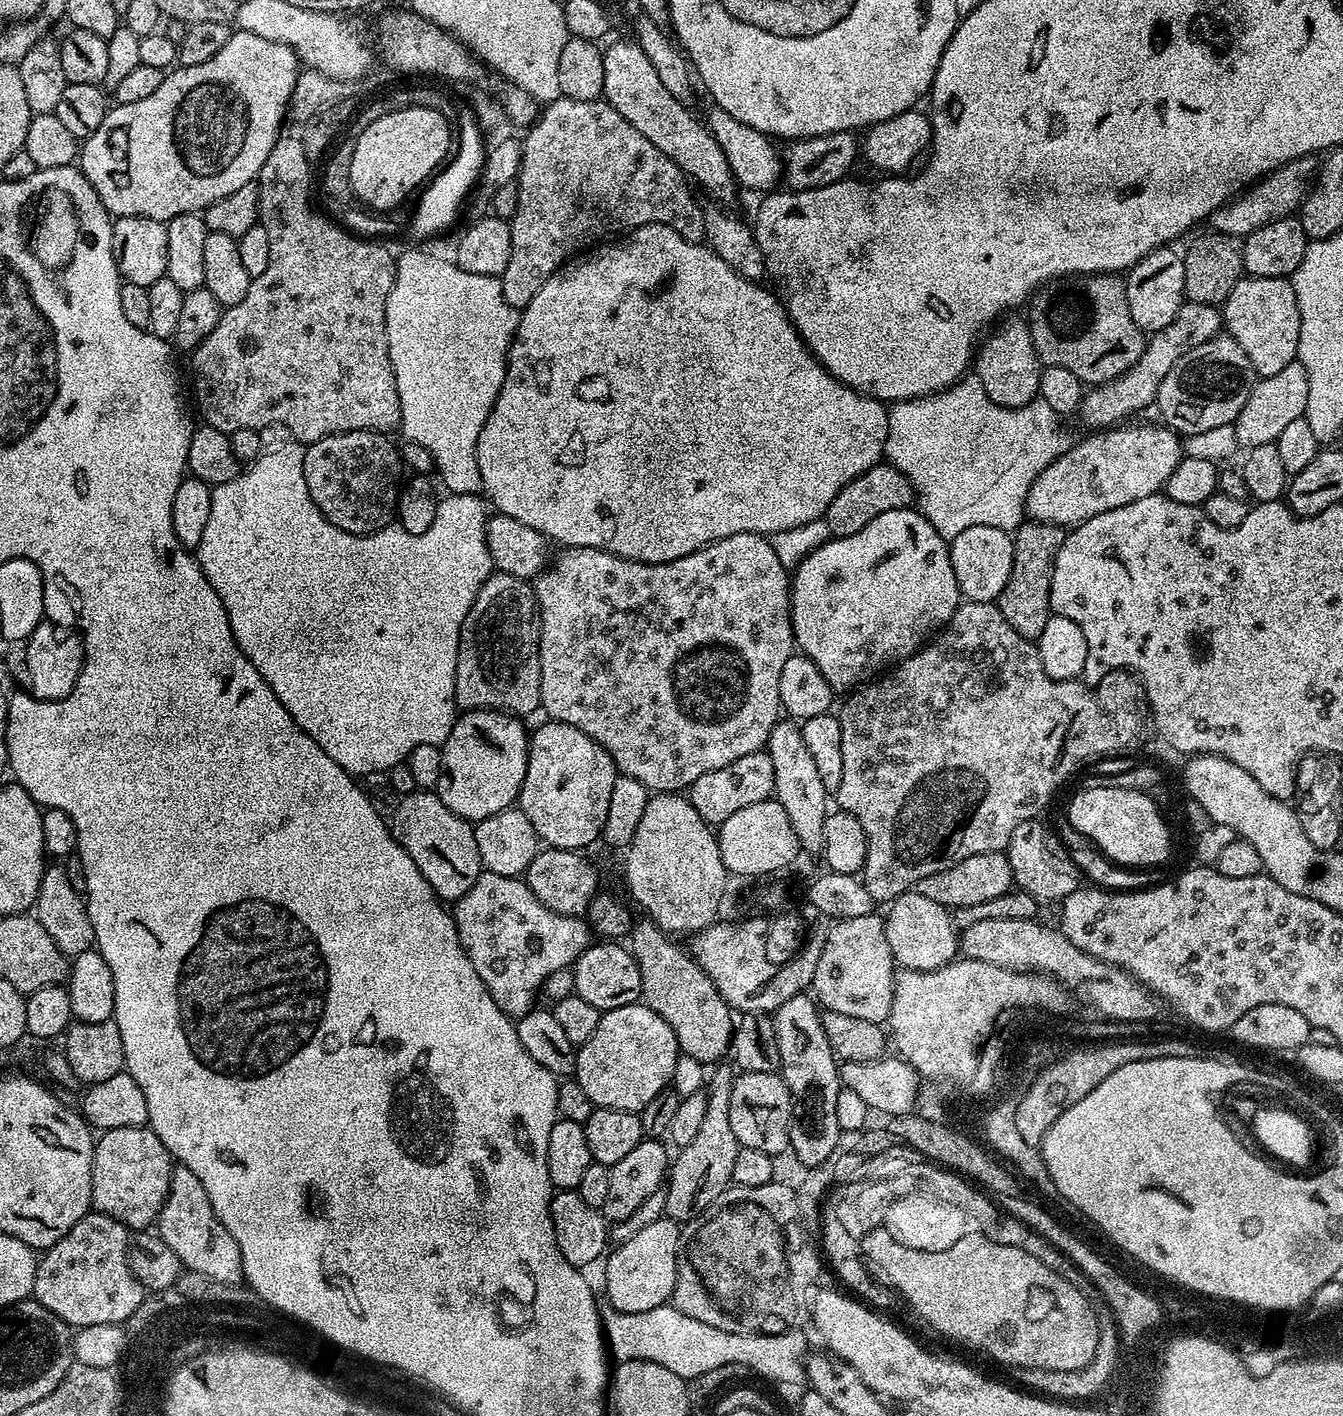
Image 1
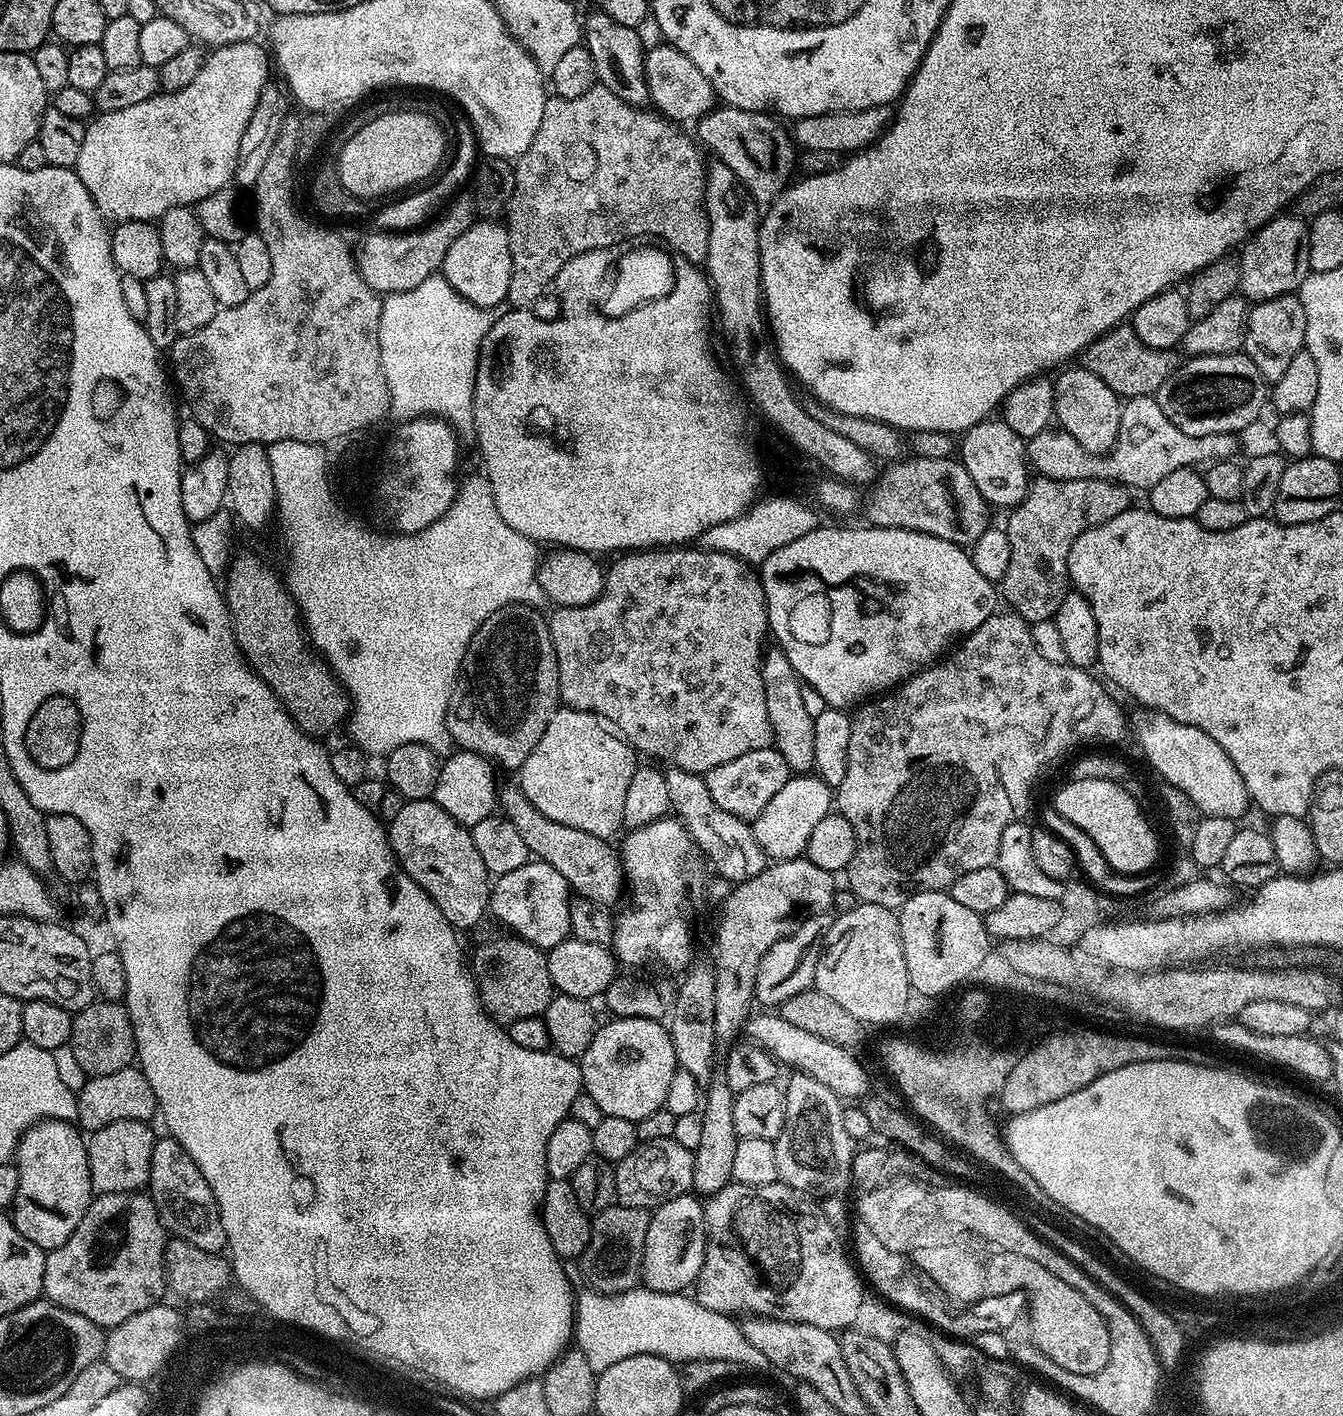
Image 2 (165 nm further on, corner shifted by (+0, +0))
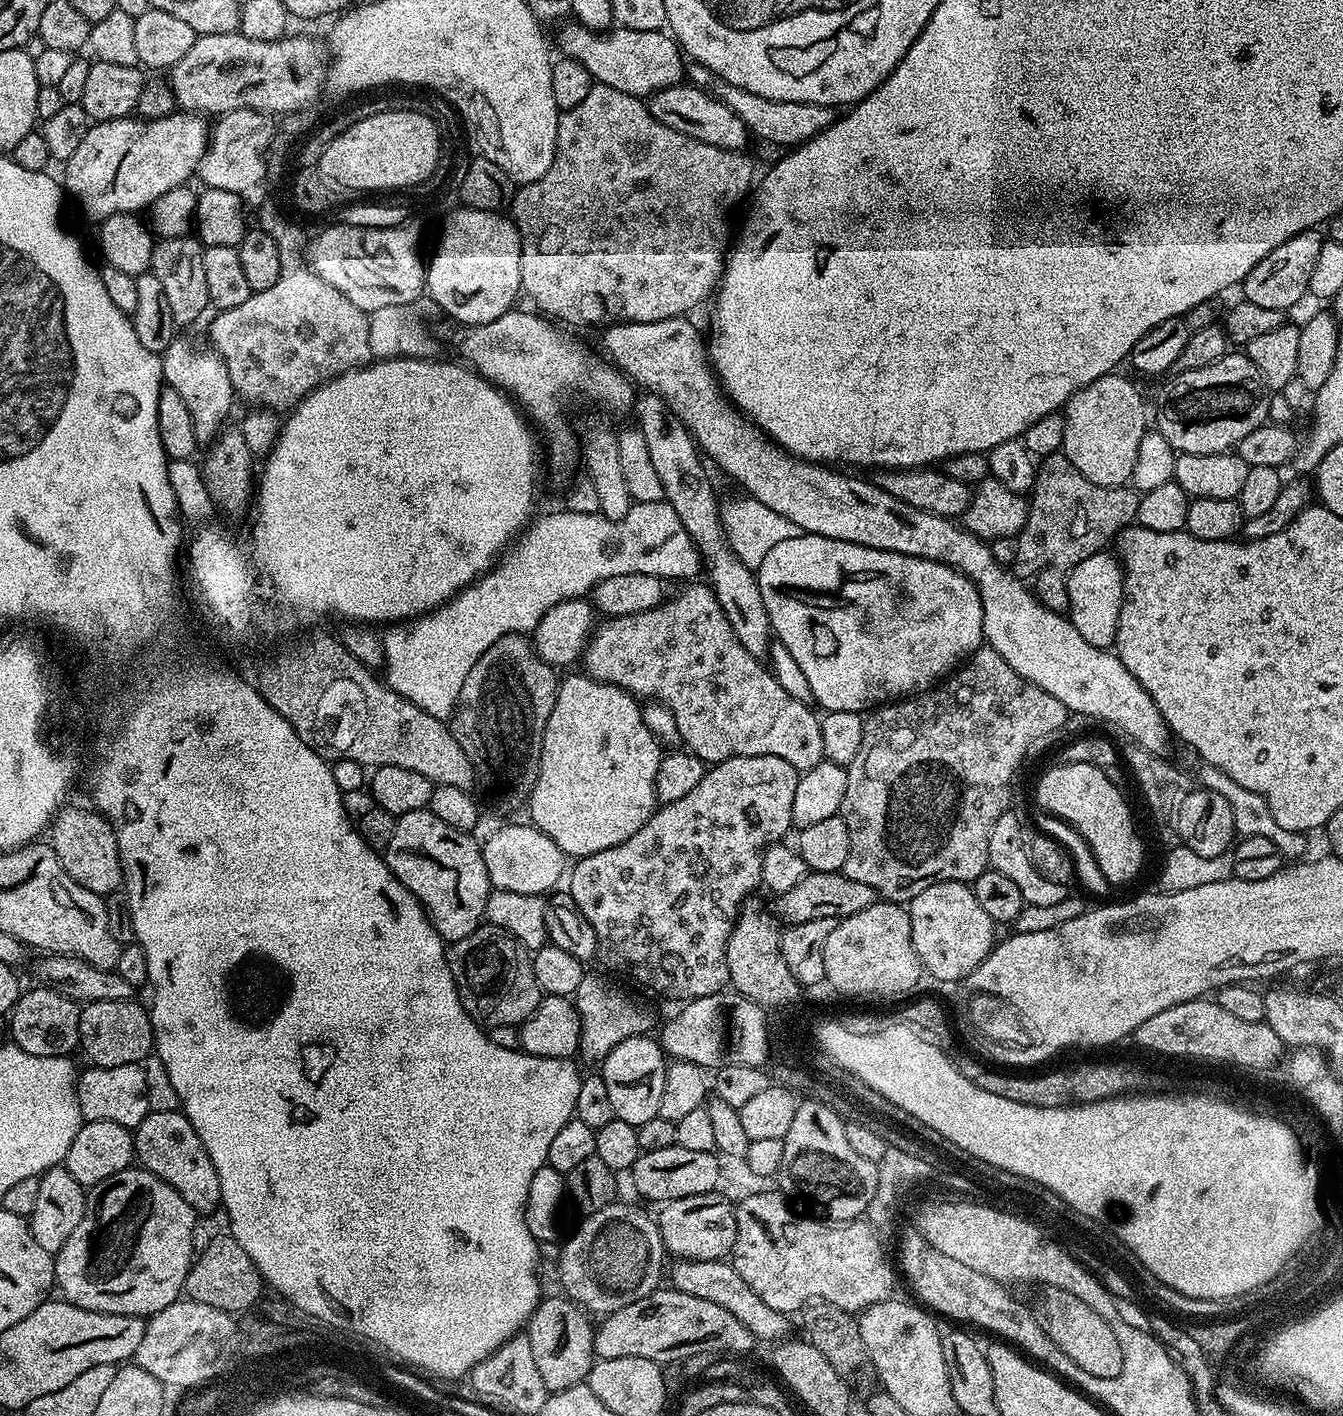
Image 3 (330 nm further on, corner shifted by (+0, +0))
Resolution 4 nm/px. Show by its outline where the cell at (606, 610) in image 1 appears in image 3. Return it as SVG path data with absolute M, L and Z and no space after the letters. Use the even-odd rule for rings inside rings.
M700 582L685 583L681 587L684 589L676 597L673 595L671 598L665 599L663 604L646 610L642 614L613 616L605 619L588 640L588 646L585 648L582 657L583 671L592 679L618 686L622 690L631 692L637 698L653 696L651 698L653 701L663 704L674 714L674 722L678 722L678 730L684 739L683 747L687 751L695 752L698 759L707 762L709 765L719 764L721 760L729 760L732 756L777 756L778 758L786 758L786 762L790 762L790 766L794 766L797 772L801 774L809 772L811 768L818 766L821 760L824 759L820 716L817 713L812 713L813 709L809 705L790 698L790 694L786 694L786 690L782 690L782 686L771 671L761 661L755 660L750 654L750 650L746 650L746 646L742 646L742 642L738 642L738 634L734 634L734 630L730 626L730 622L726 618L726 614L722 610L718 598L713 594L711 587L704 582L701 582L701 584L696 583Z

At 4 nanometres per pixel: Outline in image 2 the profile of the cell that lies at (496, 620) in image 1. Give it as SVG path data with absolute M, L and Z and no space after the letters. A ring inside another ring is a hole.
M513 606L493 614L474 634L464 658L462 675L448 703L446 722L457 749L476 752L493 765L519 770L538 746L550 718L561 704L560 671L548 633L548 620L531 607Z

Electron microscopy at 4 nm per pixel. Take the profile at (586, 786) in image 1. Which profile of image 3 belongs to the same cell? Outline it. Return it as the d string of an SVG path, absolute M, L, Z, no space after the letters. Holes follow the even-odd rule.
M579 674L580 676L568 676L559 681L556 689L556 701L554 702L554 710L550 710L550 718L546 722L546 730L542 738L542 750L540 751L540 765L536 771L536 781L532 787L532 795L526 801L526 808L532 811L530 817L531 823L540 831L546 833L551 838L560 851L568 858L579 858L589 856L590 854L598 854L602 850L610 850L616 848L622 842L626 842L626 838L630 838L634 834L638 834L638 830L642 830L642 826L652 816L658 807L656 798L656 779L658 778L658 766L662 749L660 743L654 738L654 734L650 734L650 730L646 726L646 722L640 713L641 705L638 703L637 697L631 692L622 690L613 684L607 684L601 680L594 680L587 674Z

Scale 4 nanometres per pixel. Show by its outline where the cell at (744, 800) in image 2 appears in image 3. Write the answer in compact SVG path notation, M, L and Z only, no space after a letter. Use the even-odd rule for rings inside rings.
M732 756L711 765L702 782L686 798L665 804L668 812L657 807L653 812L656 820L650 817L652 824L645 822L642 830L626 838L626 842L598 854L579 857L573 868L571 865L566 888L578 910L586 914L586 922L594 926L599 963L604 963L603 967L617 977L629 976L642 987L660 996L673 996L679 1002L724 992L729 983L726 946L745 903L740 892L756 876L756 853L781 843L788 828L793 827L794 790L798 790L800 777L801 773L786 758Z

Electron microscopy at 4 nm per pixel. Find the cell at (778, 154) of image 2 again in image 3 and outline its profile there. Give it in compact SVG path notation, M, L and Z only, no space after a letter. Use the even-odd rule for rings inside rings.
M681 82L669 88L663 88L661 92L653 92L647 101L647 106L650 114L658 118L662 126L670 126L670 130L678 130L710 146L718 146L731 152L741 151L745 147L743 144L750 140L742 118L738 118L734 110L730 110L730 106L726 106L720 99L712 97L711 100L704 91L703 87Z

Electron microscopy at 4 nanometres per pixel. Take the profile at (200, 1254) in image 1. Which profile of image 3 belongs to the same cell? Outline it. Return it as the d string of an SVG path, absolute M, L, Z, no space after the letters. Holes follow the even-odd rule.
M149 1111L148 1117L134 1130L134 1139L135 1159L139 1167L153 1172L158 1178L162 1178L162 1182L178 1190L178 1194L186 1198L186 1202L195 1212L204 1214L221 1207L218 1170L214 1170L214 1162L210 1162L210 1154L206 1154L202 1138L198 1138L194 1126L190 1126L183 1111L168 1113Z

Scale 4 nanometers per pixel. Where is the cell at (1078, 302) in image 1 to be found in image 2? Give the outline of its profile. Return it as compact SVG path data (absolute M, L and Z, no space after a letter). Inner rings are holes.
M1121 326L1111 334L1099 339L1088 347L1083 353L1083 367L1089 368L1110 390L1114 390L1121 398L1134 396L1151 396L1180 369L1182 356L1179 351L1167 348L1166 350L1154 350L1146 346L1136 337L1136 332L1131 326ZM1180 355L1180 356L1179 356Z

